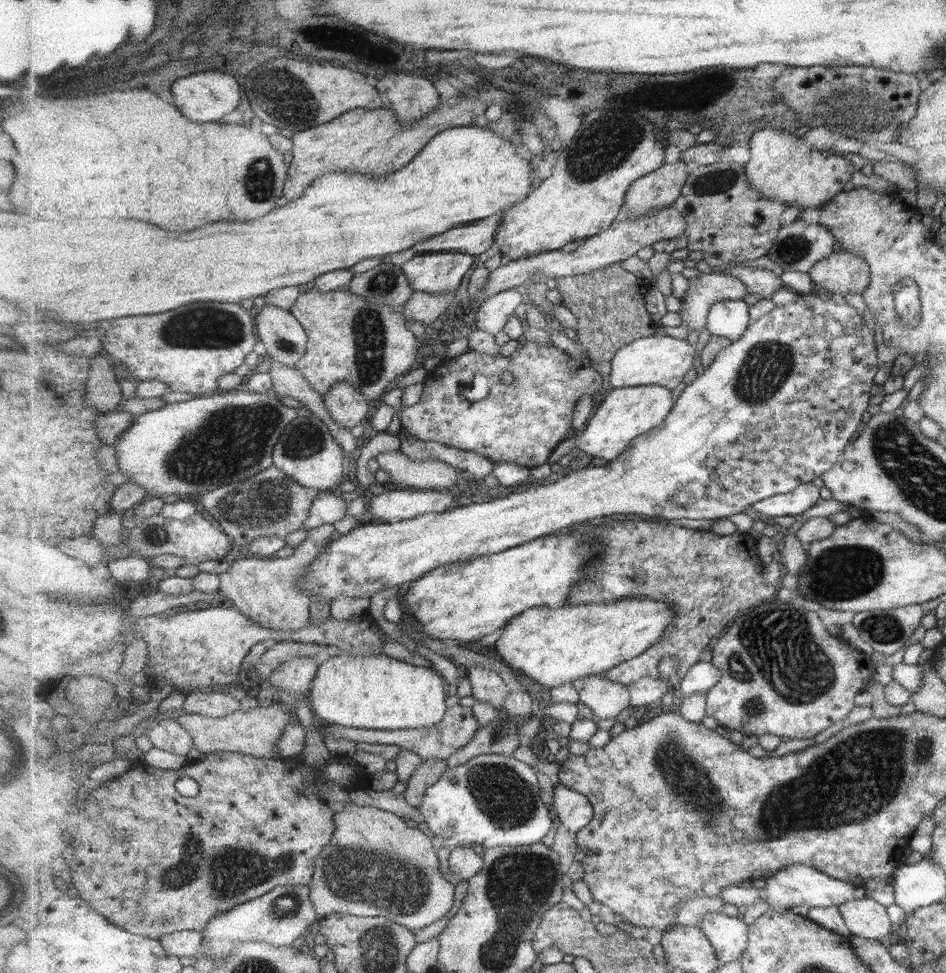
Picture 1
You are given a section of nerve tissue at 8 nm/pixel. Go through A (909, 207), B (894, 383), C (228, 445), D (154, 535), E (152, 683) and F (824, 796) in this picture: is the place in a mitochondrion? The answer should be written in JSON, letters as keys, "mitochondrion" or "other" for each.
{"A":"other","B":"other","C":"mitochondrion","D":"mitochondrion","E":"other","F":"mitochondrion"}

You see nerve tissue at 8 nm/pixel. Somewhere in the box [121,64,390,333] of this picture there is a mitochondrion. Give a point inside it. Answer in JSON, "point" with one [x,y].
{"point":[290,97]}

